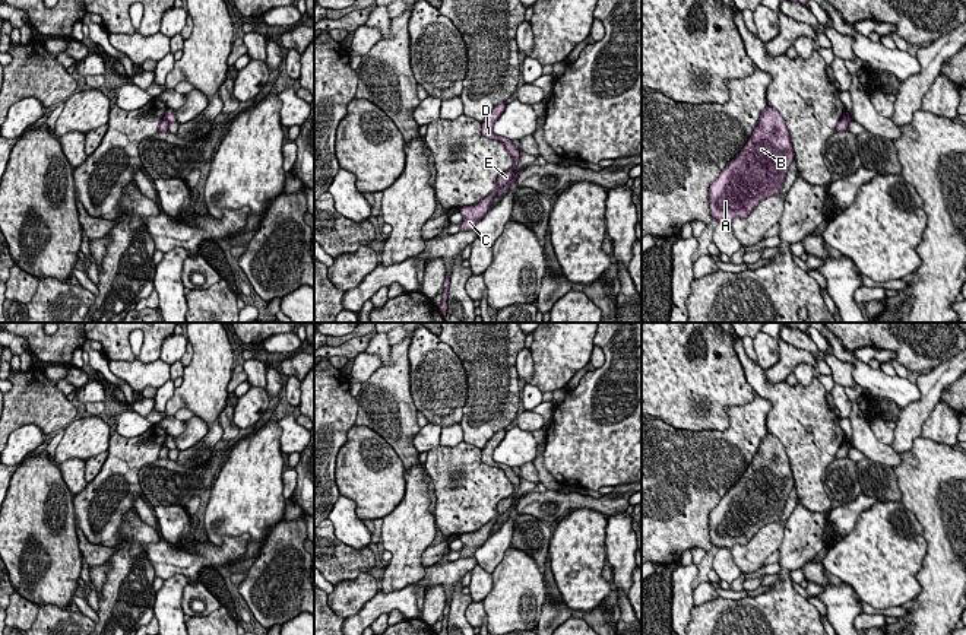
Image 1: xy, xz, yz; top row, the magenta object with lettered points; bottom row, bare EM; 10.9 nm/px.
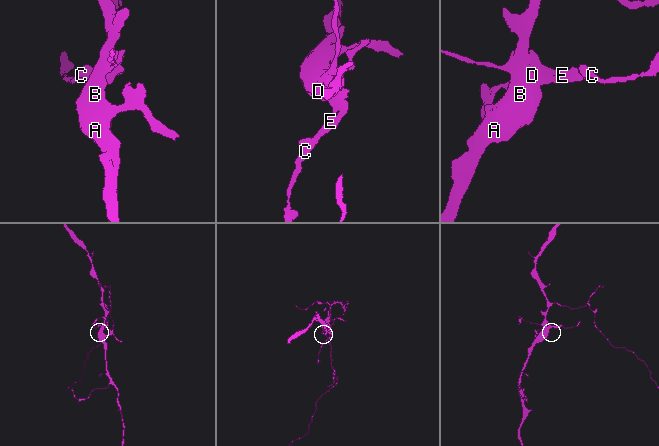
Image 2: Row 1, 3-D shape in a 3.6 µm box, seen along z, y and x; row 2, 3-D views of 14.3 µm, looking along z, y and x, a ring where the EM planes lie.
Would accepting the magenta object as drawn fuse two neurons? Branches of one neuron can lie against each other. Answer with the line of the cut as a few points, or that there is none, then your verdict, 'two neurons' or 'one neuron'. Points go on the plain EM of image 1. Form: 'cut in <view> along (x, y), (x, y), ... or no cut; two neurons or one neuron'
no cut; one neuron

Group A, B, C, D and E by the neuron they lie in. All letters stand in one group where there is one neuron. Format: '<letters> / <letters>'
A B C D E

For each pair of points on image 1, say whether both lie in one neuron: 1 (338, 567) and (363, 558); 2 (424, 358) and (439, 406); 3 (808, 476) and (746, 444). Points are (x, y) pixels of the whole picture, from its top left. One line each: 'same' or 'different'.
1: same
2: same
3: different

